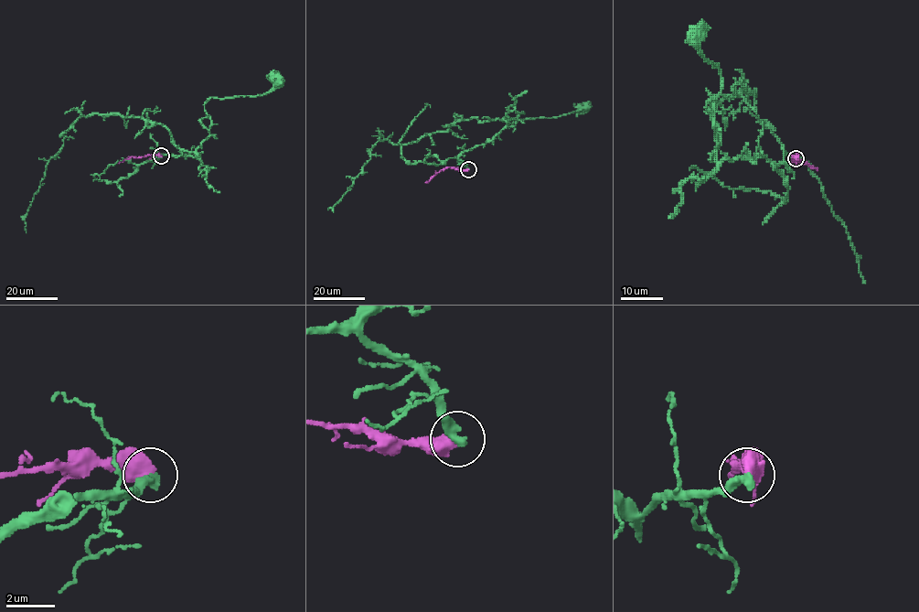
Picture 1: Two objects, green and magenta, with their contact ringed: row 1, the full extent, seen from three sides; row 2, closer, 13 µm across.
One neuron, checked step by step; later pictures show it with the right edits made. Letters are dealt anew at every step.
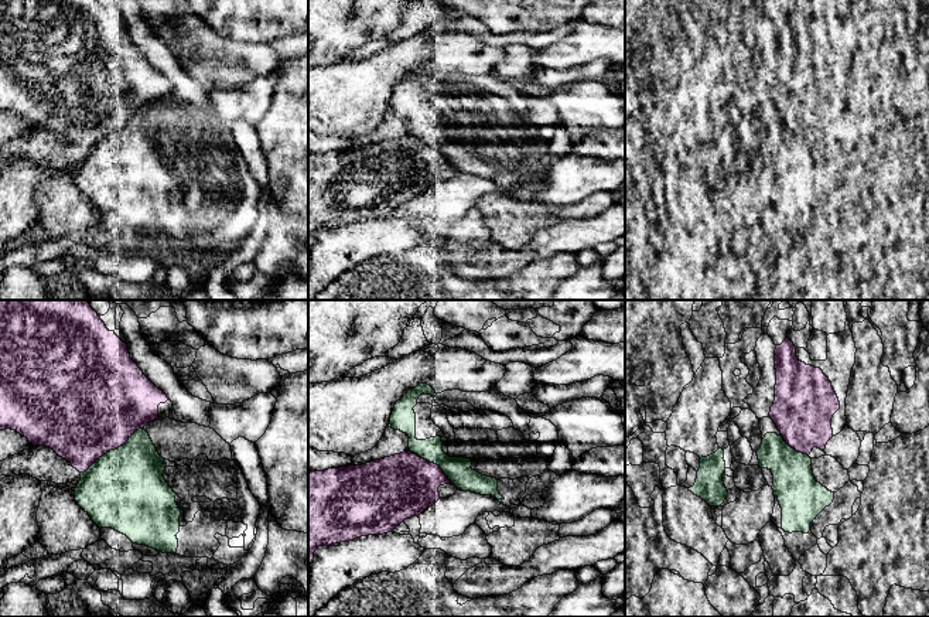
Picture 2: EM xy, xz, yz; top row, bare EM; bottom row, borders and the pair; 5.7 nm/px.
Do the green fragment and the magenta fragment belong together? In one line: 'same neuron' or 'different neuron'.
different neuron

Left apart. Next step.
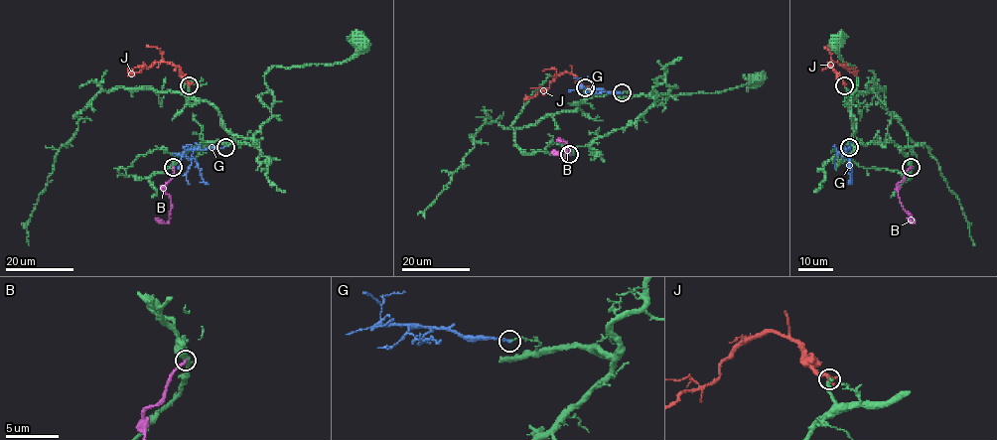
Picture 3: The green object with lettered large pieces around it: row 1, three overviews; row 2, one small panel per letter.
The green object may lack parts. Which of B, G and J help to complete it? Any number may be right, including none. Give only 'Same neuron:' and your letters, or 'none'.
Same neuron: J

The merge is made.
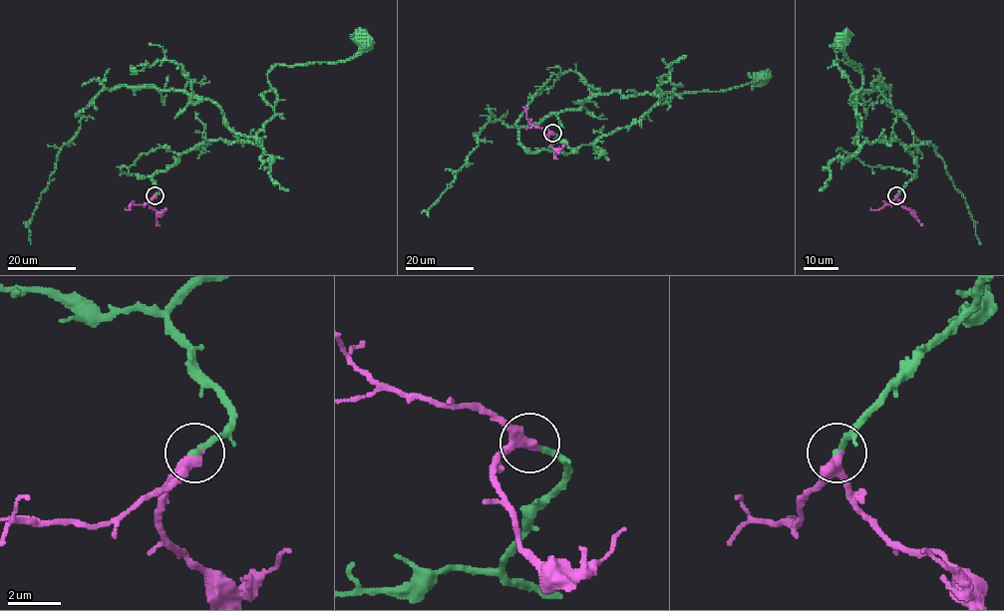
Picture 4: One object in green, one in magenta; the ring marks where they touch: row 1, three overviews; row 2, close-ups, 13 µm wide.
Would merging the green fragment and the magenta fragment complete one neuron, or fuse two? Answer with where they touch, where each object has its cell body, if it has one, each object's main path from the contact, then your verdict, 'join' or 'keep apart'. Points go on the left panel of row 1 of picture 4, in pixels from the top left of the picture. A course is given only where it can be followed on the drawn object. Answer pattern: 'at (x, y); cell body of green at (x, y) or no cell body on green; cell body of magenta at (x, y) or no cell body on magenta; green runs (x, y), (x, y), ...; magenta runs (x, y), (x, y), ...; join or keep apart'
at (155, 195); cell body of green at (365, 41); no cell body on magenta; green runs (155, 195), (152, 177), (203, 142), (260, 145), (256, 135), (274, 116), (273, 67), (349, 60), (364, 41); magenta runs (155, 195), (146, 203), (132, 204), (125, 209); join

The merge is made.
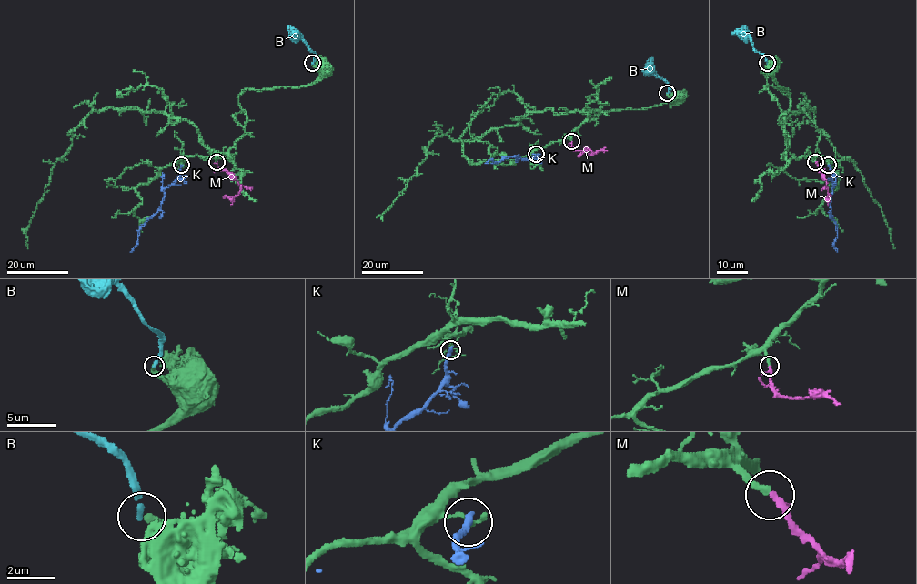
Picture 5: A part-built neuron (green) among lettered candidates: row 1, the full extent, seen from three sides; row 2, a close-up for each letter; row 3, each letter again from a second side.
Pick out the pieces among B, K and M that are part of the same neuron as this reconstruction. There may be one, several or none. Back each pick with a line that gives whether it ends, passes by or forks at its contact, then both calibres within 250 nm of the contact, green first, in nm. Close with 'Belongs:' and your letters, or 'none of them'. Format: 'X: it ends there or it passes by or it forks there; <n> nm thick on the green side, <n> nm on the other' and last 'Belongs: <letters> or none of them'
M: it passes by; 260 nm thick on the green side, 180 nm on the other
Belongs: M

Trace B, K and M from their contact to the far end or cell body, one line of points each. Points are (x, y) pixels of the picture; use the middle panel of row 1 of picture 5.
B: (667, 92), (670, 86), (654, 73), (650, 57)
K: (537, 154), (535, 157), (504, 157), (499, 161), (493, 163), (492, 159), (485, 163)
M: (571, 141), (575, 150), (590, 150), (595, 153), (583, 152), (579, 156)

